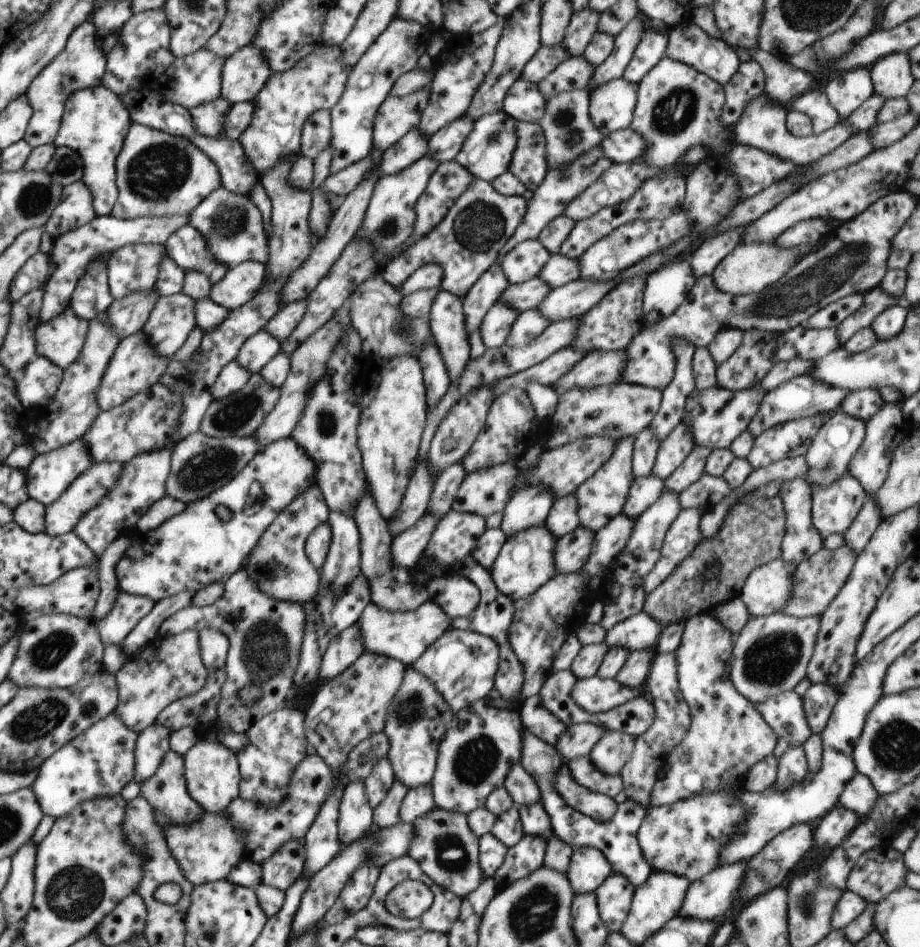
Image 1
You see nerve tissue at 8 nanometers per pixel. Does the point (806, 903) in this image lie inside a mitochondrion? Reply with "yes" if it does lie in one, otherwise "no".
yes

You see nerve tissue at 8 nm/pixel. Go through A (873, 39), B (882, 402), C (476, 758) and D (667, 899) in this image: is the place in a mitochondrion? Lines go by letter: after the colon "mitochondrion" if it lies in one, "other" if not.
A: other
B: other
C: mitochondrion
D: other

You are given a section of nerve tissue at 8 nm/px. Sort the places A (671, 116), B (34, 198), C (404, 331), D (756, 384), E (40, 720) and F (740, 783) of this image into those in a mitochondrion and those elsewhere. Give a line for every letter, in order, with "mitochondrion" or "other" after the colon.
A: mitochondrion
B: mitochondrion
C: mitochondrion
D: other
E: mitochondrion
F: other

